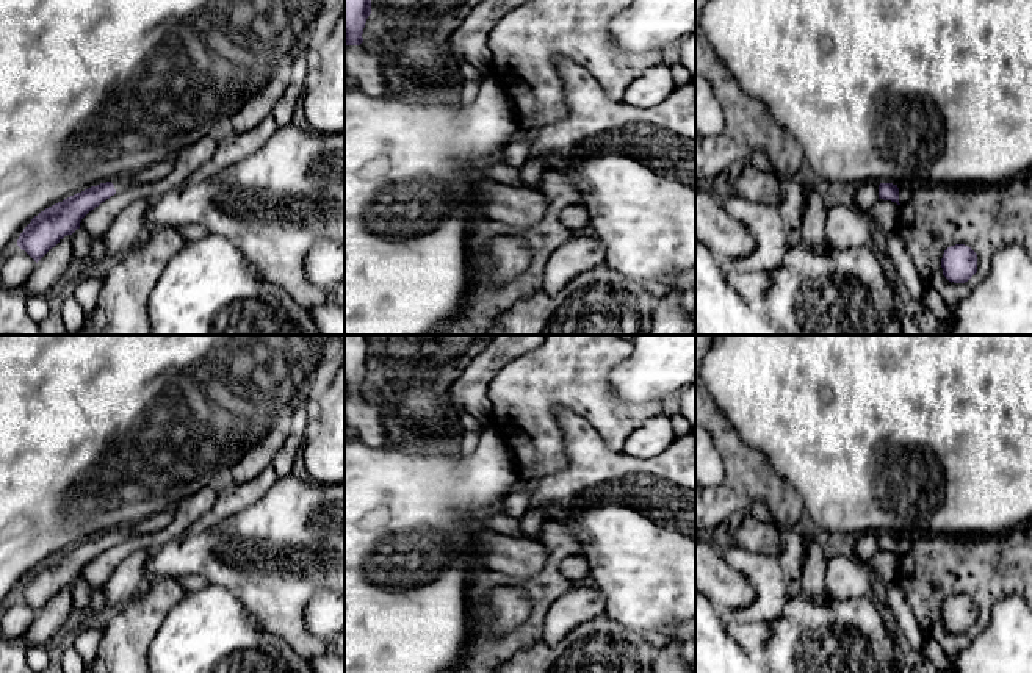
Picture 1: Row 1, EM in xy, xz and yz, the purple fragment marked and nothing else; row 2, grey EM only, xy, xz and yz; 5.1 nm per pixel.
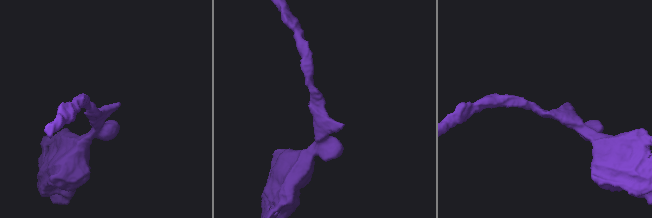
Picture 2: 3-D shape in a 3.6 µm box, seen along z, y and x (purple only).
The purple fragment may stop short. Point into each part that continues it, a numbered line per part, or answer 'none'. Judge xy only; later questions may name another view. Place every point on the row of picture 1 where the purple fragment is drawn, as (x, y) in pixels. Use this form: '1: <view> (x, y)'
1: xy (122, 183)

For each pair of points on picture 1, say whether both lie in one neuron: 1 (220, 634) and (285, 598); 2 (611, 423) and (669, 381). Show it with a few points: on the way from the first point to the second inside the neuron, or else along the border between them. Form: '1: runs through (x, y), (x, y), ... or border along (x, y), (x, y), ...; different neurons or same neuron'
1: border along (227, 590), (267, 631), (282, 639); different neurons
2: border along (608, 381), (613, 392), (625, 401), (663, 401); different neurons

